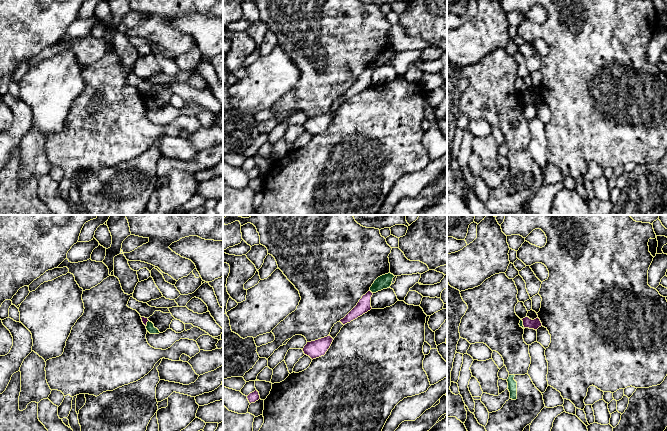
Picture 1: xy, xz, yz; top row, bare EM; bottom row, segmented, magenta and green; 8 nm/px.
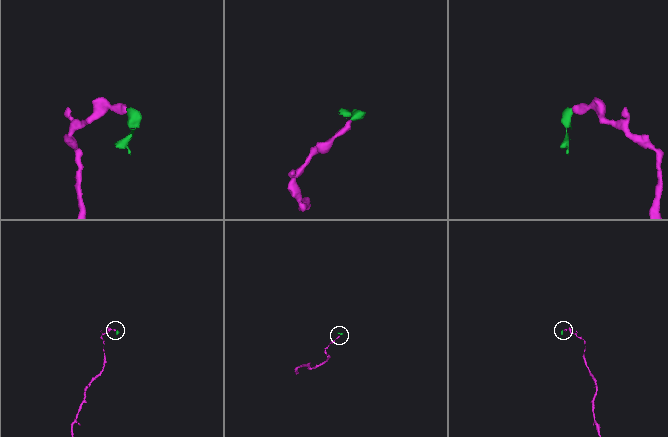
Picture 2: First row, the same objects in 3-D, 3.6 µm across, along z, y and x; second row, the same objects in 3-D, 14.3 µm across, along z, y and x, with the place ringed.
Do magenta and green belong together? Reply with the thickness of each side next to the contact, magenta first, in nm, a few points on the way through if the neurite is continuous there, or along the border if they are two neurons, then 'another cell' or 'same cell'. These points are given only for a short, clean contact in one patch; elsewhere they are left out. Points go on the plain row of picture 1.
calibres 110 and 110 nm; border xz (369, 66), (372, 69); another cell

